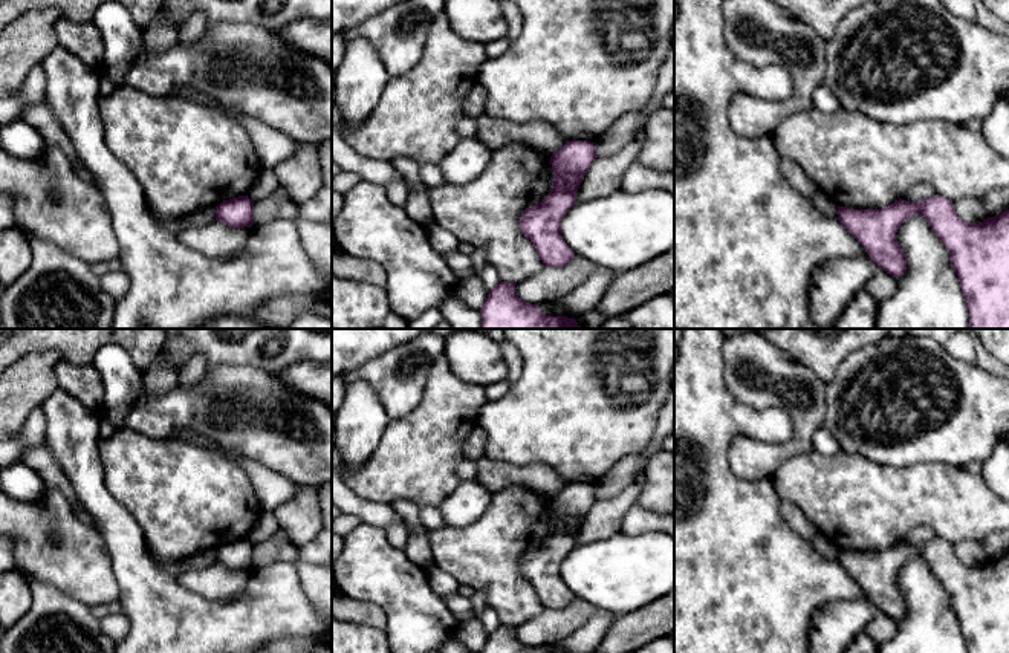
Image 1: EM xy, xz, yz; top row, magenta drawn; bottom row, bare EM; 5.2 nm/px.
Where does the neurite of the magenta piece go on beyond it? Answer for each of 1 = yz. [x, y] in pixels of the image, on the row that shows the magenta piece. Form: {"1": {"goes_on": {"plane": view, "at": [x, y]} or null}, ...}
{"1": {"goes_on": null}}

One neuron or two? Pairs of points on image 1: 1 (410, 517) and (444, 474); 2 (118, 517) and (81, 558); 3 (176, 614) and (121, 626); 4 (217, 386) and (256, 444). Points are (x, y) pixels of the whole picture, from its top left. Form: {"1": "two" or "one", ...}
{"1": "two", "2": "two", "3": "two", "4": "one"}

